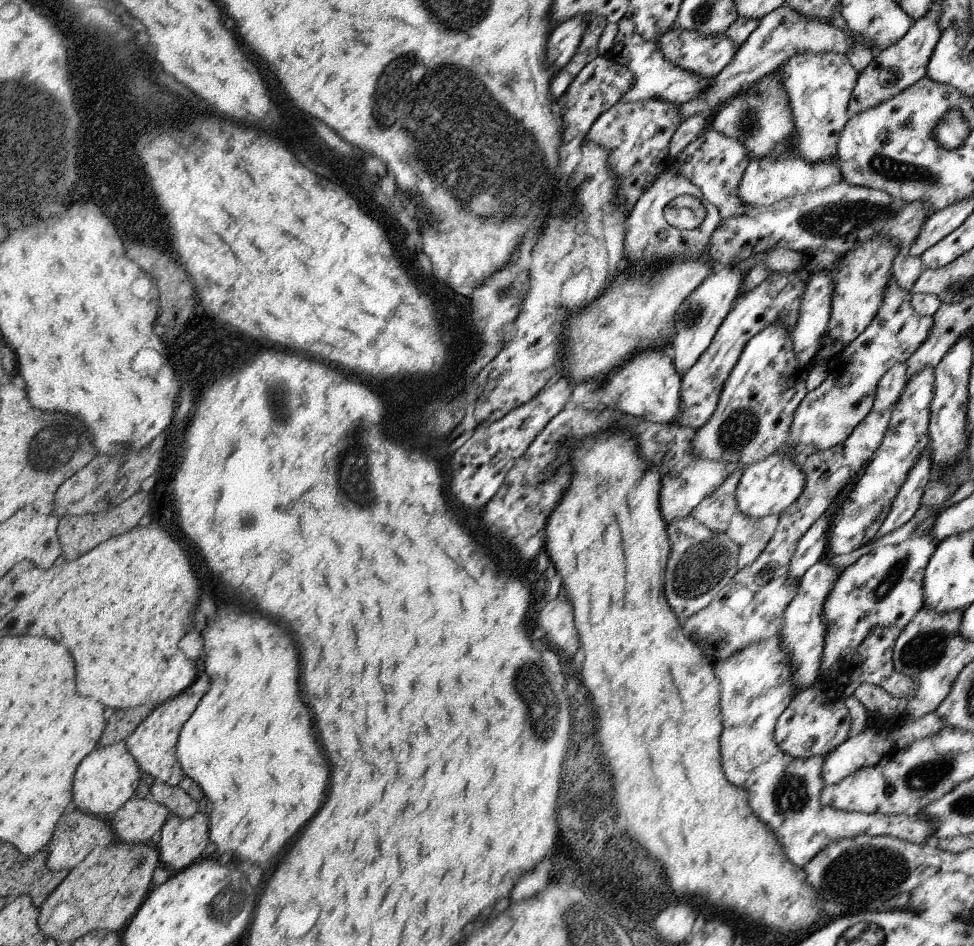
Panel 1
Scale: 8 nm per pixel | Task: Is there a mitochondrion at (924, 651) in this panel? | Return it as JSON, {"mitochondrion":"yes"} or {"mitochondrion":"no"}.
{"mitochondrion":"yes"}

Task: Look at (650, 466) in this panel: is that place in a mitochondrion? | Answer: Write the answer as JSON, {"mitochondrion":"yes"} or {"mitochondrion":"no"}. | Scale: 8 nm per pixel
{"mitochondrion":"no"}

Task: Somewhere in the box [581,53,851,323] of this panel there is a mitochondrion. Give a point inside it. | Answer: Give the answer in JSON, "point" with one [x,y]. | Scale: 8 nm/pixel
{"point":[749,120]}

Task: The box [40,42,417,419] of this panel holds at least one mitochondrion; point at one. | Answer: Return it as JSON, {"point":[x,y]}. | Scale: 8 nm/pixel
{"point":[54,103]}

